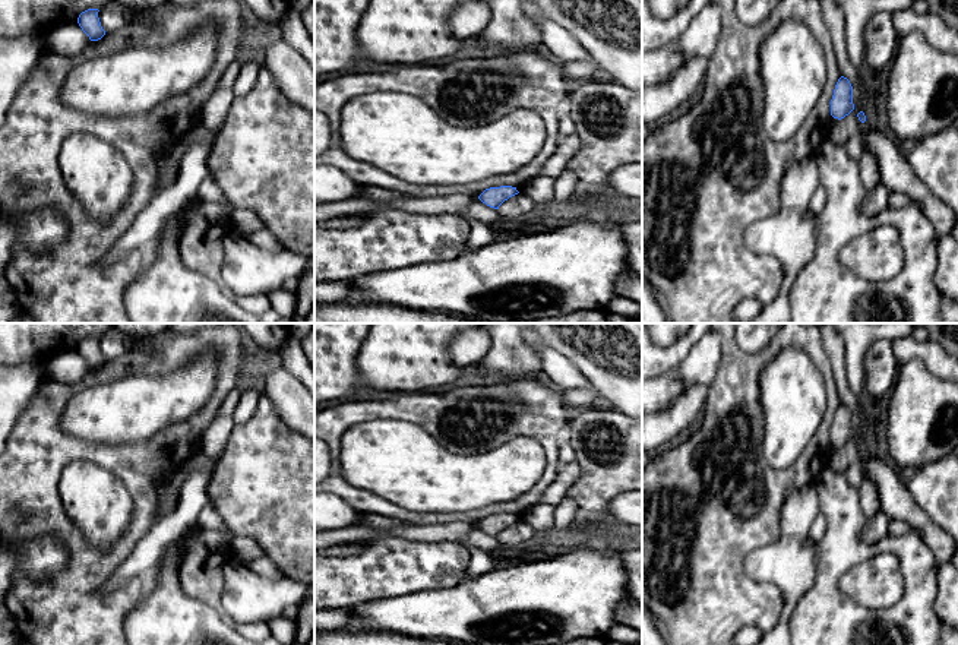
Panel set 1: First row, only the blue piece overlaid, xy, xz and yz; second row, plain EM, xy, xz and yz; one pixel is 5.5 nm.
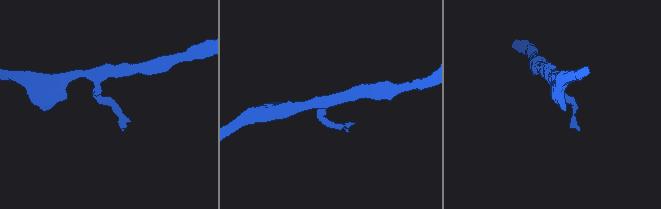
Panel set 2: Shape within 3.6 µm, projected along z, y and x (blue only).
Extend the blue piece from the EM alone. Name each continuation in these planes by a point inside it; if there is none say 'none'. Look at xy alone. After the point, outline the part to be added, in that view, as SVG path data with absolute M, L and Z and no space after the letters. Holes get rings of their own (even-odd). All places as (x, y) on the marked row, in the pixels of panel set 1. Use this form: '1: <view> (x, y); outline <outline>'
none

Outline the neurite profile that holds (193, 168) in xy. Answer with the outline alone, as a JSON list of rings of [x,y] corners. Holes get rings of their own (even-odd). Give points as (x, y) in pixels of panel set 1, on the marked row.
[[[193,143],[186,149],[177,181],[165,190],[155,193],[135,224],[118,238],[104,259],[104,265],[123,260],[135,249],[148,253],[168,218],[197,199],[197,189],[203,178],[209,176],[209,152],[211,148],[202,143]]]

